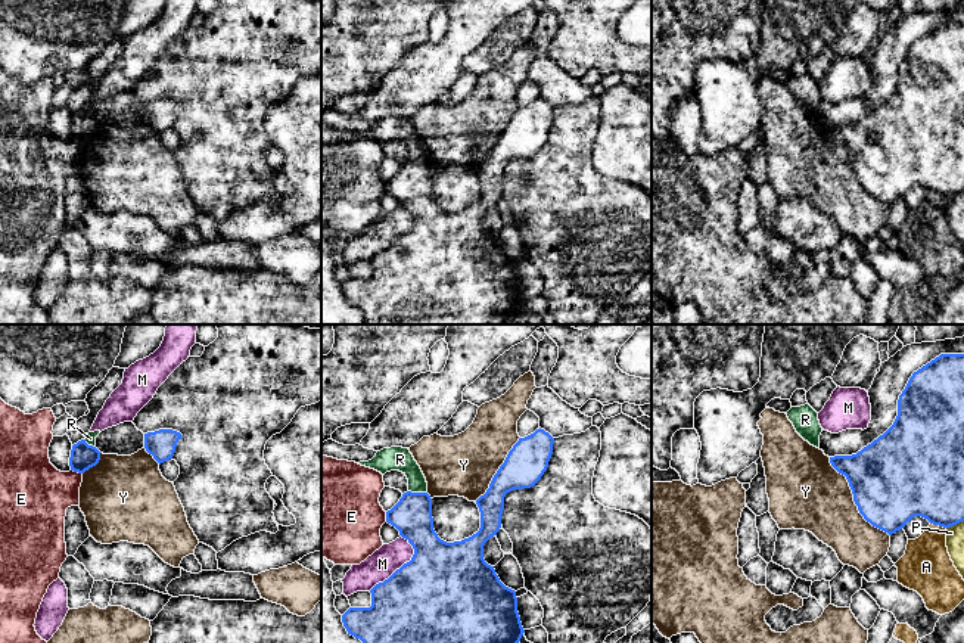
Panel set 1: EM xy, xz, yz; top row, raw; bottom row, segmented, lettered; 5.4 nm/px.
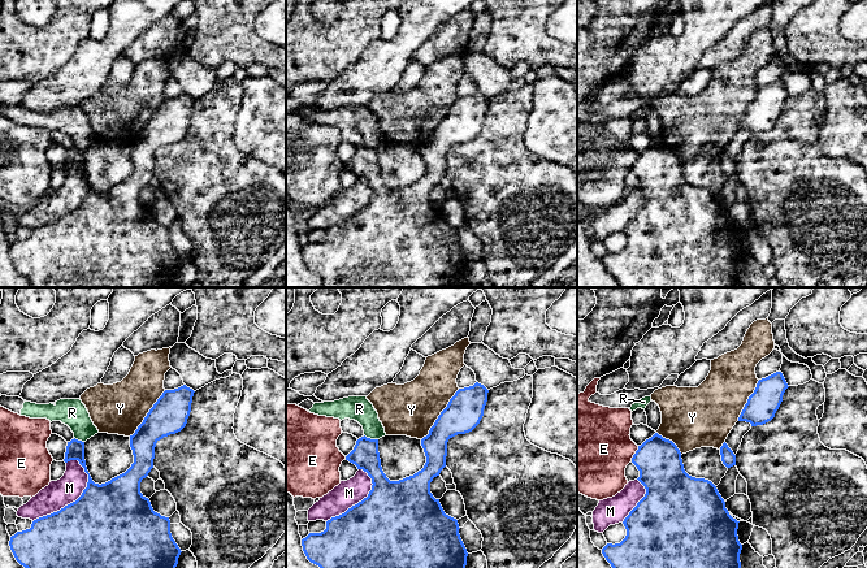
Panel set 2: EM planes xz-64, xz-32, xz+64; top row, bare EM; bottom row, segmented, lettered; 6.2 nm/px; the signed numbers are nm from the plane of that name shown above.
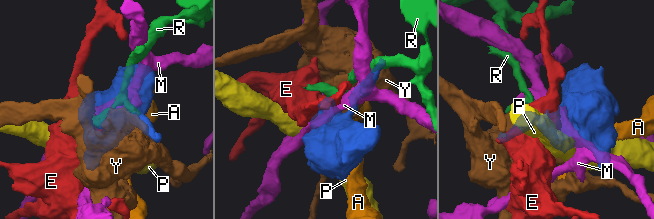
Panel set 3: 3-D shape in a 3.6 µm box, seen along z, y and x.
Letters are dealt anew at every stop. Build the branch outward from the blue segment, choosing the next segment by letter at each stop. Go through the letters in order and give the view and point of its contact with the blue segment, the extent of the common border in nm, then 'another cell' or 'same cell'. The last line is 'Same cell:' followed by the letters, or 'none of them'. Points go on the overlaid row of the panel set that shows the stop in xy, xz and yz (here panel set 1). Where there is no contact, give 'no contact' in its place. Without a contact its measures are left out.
A: yz (938, 524) | 90 nm | another cell
E: xy (77, 471) | 70 nm | another cell
M: xz (401, 567) | 360 nm | another cell
P: yz (954, 524) | 100 nm | another cell
R: xz (417, 493) | 110 nm | another cell
Y: yz (854, 500) | 550 nm | another cell
Same cell: none of them

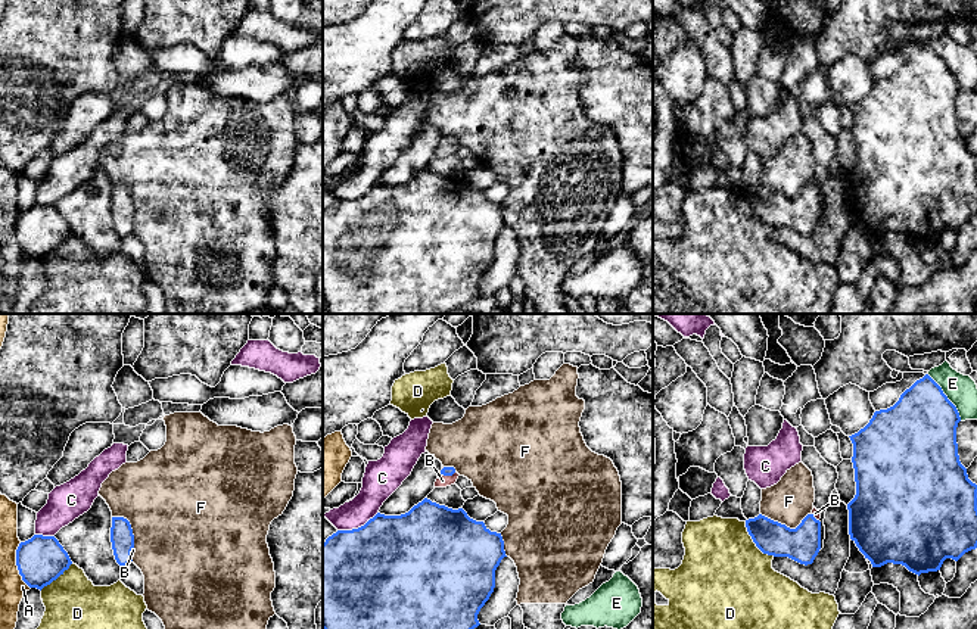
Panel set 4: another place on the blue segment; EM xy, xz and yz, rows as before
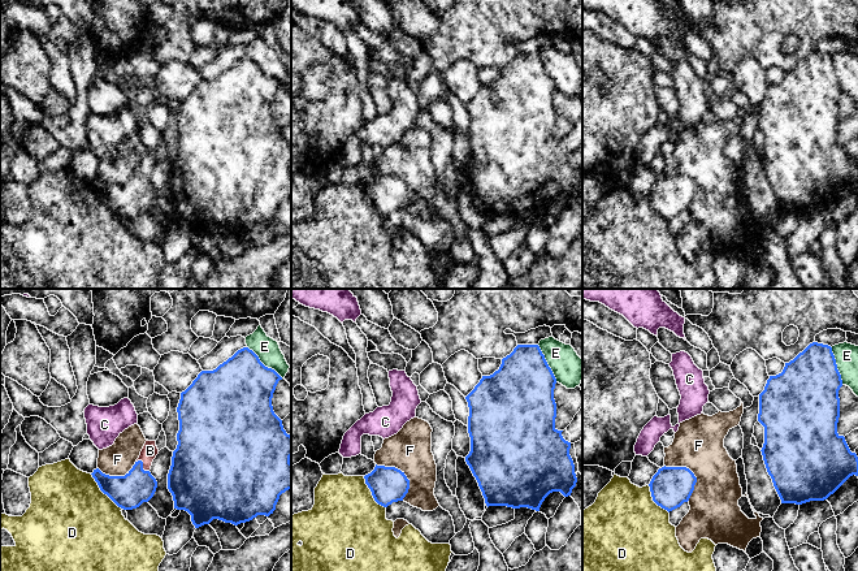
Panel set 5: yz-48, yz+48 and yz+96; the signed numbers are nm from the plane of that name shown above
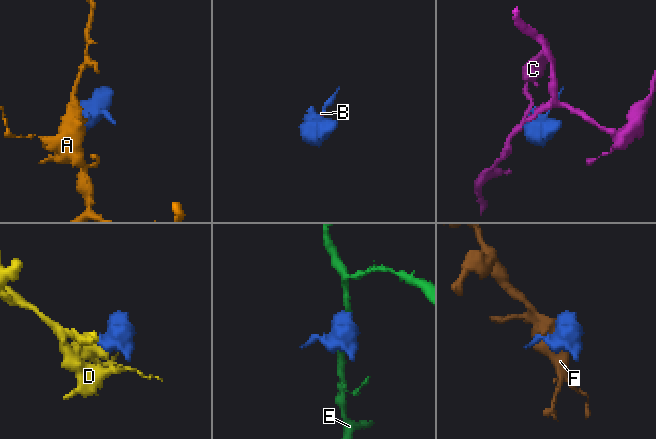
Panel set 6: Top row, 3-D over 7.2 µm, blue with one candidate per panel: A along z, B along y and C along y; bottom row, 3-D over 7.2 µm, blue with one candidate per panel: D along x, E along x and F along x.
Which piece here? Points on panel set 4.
A: xy (18, 566) | 260 nm | another cell
B: xz (447, 475) | 100 nm | same cell
C: xz (358, 528) | 240 nm | another cell
D: yz (753, 541) | 260 nm | another cell
E: yz (946, 398) | 320 nm | another cell
F: yz (784, 525) | 280 nm | another cell
Same cell: B

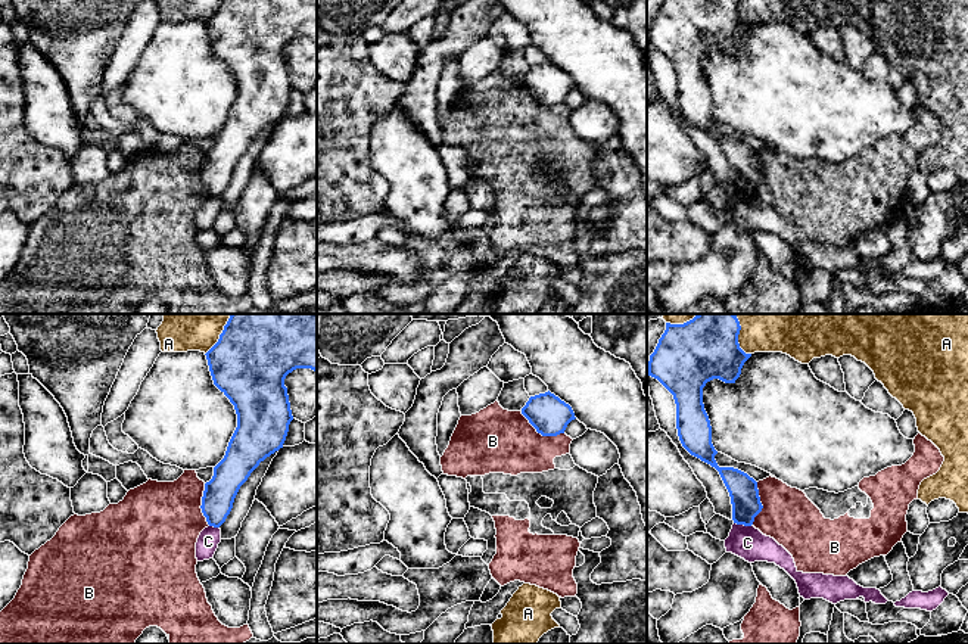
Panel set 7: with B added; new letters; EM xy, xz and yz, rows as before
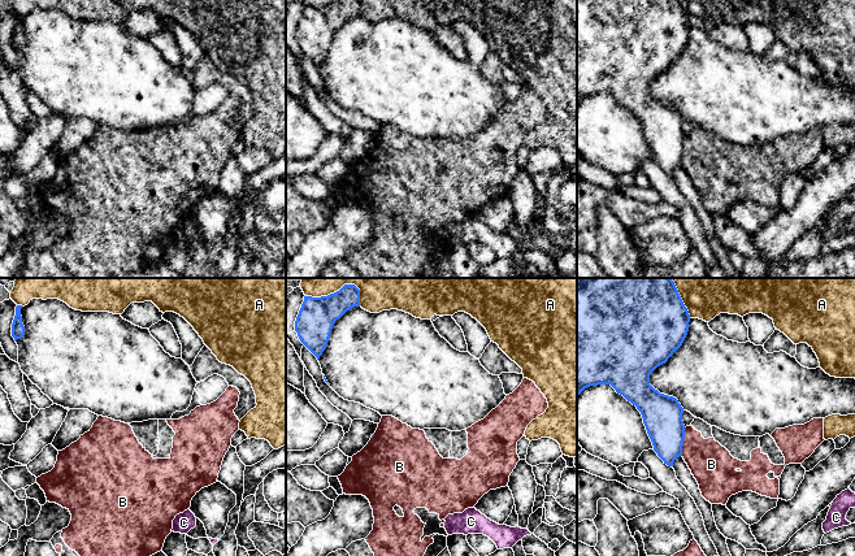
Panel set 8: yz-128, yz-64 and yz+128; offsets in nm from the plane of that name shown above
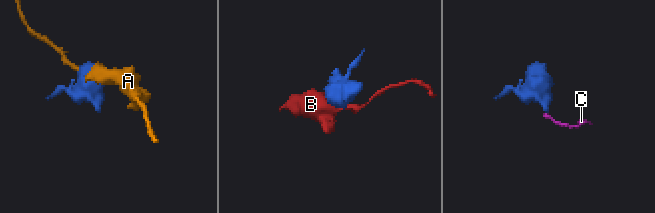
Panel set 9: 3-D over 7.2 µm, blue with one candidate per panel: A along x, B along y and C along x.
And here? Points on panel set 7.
A: yz (737, 336) | 240 nm | another cell
B: xz (541, 434) | 260 nm | another cell
C: yz (743, 523) | 100 nm | another cell
Same cell: none of them

